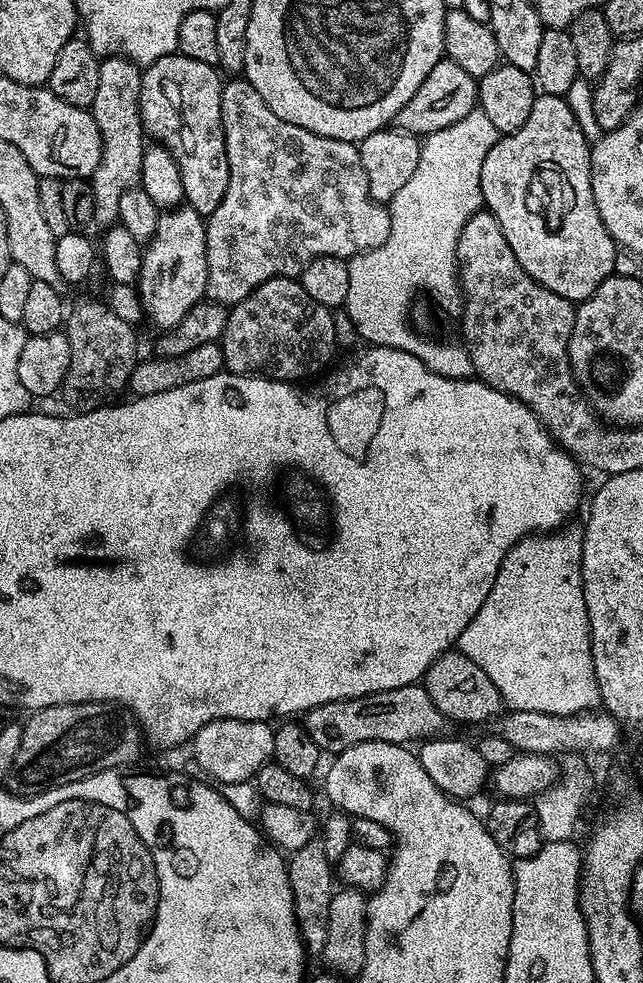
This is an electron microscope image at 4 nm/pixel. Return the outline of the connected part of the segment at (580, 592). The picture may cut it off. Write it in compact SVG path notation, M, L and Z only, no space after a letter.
M576 522L551 534L533 534L519 540L502 558L502 566L498 570L498 578L494 578L494 586L490 586L490 594L486 594L486 602L482 602L482 610L474 614L470 626L462 630L458 641L458 651L474 666L482 666L486 674L490 677L490 682L498 686L501 701L509 709L518 710L538 710L542 714L554 714L555 716L573 716L579 712L590 712L601 707L600 691L598 690L598 678L594 678L594 658L592 657L592 631L588 621L588 611L586 610L586 598L584 597L584 587L582 586L582 542L584 541L584 529Z

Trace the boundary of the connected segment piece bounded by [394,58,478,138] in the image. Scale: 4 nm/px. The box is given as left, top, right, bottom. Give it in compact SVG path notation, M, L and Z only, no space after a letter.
M441 58L426 74L426 82L418 86L414 98L398 110L394 121L395 127L401 132L409 132L412 136L426 137L432 132L442 130L446 126L454 126L458 118L466 118L478 106L478 80L477 77L466 74L458 62Z

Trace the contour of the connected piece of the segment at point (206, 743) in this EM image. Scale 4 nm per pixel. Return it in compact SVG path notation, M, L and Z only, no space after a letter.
M215 720L206 726L202 726L202 730L198 730L198 734L192 737L190 741L191 748L197 766L205 772L203 775L209 781L220 786L225 786L224 784L244 784L247 780L249 783L255 777L257 770L272 760L274 728L271 723L263 720Z

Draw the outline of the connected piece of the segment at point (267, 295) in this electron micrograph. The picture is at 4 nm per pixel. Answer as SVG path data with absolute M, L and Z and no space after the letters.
M290 276L270 278L259 284L246 298L242 298L242 302L231 305L224 335L218 343L224 351L225 369L235 376L264 376L267 380L289 382L307 381L304 379L314 375L319 368L327 369L333 363L332 355L338 352L332 312L326 306L314 302L314 298L302 290L299 279Z

